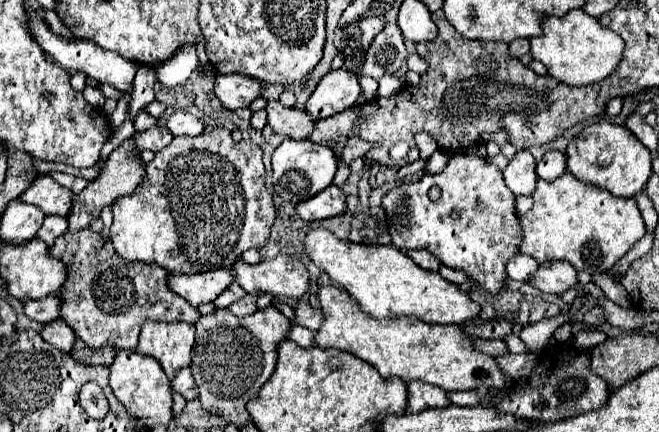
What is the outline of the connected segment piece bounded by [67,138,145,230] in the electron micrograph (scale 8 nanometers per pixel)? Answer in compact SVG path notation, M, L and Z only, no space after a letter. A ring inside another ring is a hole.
M127 138L121 146L117 146L109 158L107 158L107 164L101 172L101 176L91 182L85 190L81 190L77 196L75 196L75 204L73 204L73 210L71 210L71 216L67 218L69 220L69 230L83 230L83 228L89 228L89 224L99 218L101 210L105 206L111 206L119 196L131 196L135 192L135 188L141 184L145 176L145 164L141 160L141 152L139 148L133 144L131 138Z

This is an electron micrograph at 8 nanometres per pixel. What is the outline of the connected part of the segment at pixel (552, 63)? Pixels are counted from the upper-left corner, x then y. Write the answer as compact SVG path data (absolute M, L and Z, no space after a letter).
M569 10L565 16L545 16L541 22L543 34L531 38L531 56L545 64L549 76L569 84L569 86L587 86L609 76L623 54L623 40L609 28L603 28L593 16L579 10Z

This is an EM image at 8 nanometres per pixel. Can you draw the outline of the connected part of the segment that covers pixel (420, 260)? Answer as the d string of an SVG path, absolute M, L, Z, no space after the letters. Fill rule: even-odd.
M409 250L407 252L407 256L415 262L415 264L419 264L421 268L425 268L425 270L439 270L439 266L441 266L441 262L431 254L431 252L427 252L427 250Z

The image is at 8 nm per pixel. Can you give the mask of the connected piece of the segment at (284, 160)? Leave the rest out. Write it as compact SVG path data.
M283 140L273 152L273 190L291 204L305 202L331 186L337 172L337 158L331 148L309 140Z

